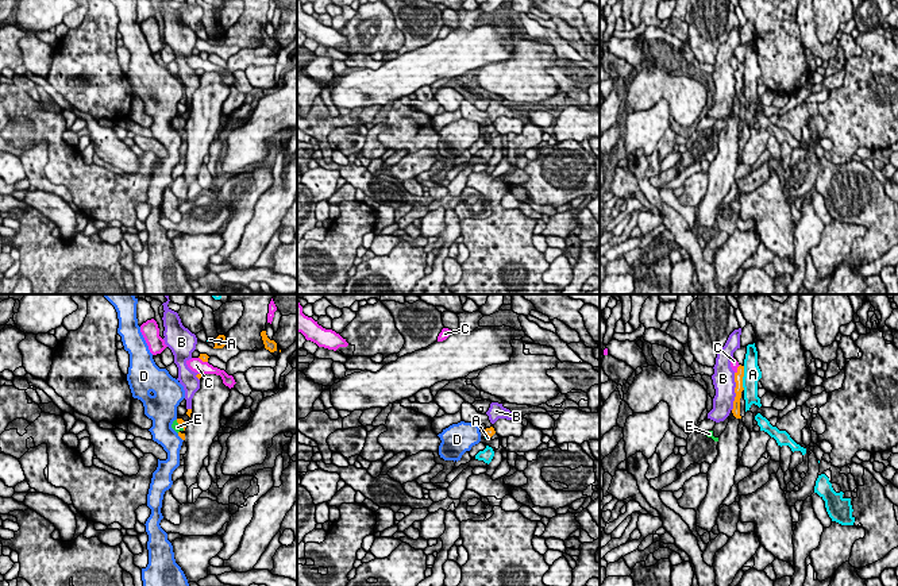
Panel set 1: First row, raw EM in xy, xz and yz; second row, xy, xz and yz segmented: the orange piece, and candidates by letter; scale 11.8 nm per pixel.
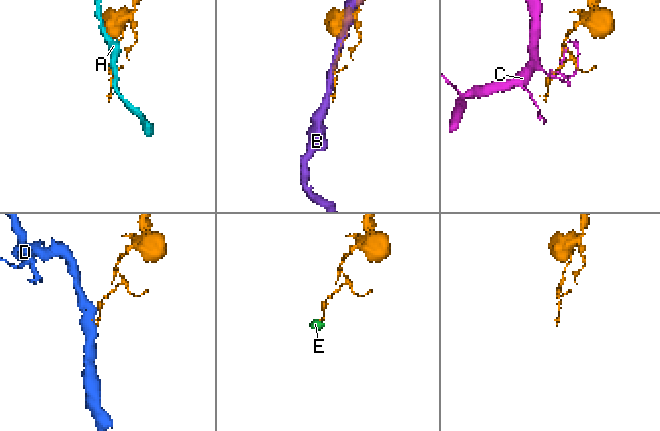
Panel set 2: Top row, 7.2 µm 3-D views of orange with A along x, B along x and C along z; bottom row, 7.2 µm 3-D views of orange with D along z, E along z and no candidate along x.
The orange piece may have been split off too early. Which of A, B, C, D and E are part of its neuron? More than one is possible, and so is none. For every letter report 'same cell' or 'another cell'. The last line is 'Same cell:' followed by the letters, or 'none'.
A: another cell
B: another cell
C: another cell
D: another cell
E: another cell
Same cell: none

